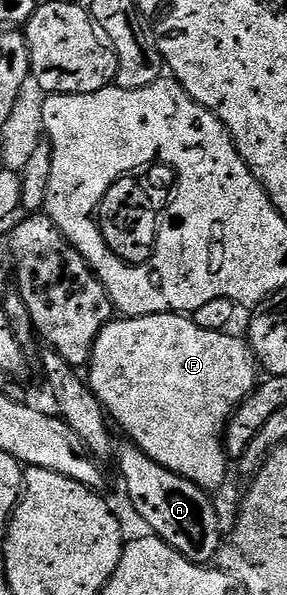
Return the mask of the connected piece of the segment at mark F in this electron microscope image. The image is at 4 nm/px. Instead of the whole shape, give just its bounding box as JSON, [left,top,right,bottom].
[85,313,257,491]

